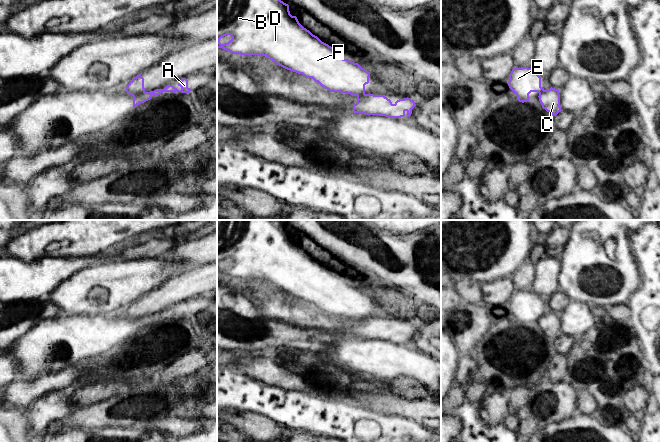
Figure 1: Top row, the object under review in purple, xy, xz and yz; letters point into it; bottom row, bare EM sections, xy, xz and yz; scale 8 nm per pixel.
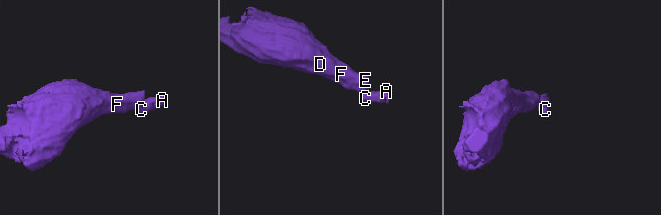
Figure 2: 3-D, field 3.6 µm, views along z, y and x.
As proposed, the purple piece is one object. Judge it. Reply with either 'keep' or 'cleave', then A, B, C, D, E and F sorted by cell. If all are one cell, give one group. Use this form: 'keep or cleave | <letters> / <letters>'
cleave | A C / B D E F

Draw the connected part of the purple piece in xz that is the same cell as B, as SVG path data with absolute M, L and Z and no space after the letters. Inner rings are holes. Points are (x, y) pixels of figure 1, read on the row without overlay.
M217 220L217 272L244 280L266 280L287 294L312 302L330 316L357 321L365 319L371 298L358 287L343 283L338 274L304 252L290 238L289 229L277 220ZM226 259L232 263L221 268L220 263Z

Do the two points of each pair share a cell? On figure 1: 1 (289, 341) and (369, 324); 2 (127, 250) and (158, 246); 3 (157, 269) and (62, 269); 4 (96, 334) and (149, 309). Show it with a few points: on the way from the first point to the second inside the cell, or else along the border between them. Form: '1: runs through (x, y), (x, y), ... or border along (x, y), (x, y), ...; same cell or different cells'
1: border along (306, 328), (347, 334); different cells
2: runs through (135, 250), (150, 247); same cell
3: border along (93, 264), (74, 272), (61, 282); different cells
4: border along (157, 312), (145, 316); different cells

